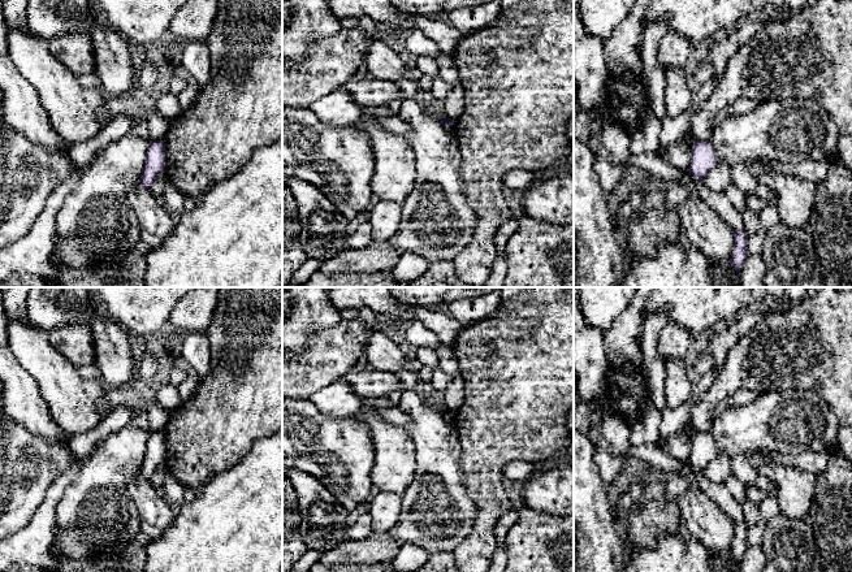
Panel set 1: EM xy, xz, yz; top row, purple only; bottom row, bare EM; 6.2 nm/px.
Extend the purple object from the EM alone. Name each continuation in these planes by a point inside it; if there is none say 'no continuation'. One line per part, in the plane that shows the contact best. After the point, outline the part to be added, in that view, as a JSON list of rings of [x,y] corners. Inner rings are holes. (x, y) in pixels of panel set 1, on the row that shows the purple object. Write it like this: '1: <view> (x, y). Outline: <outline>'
no continuation

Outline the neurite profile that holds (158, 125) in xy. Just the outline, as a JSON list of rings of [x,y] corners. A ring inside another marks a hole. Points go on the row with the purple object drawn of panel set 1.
[[[155,107],[147,113],[146,125],[148,127],[150,140],[163,140],[169,127],[168,120]]]

